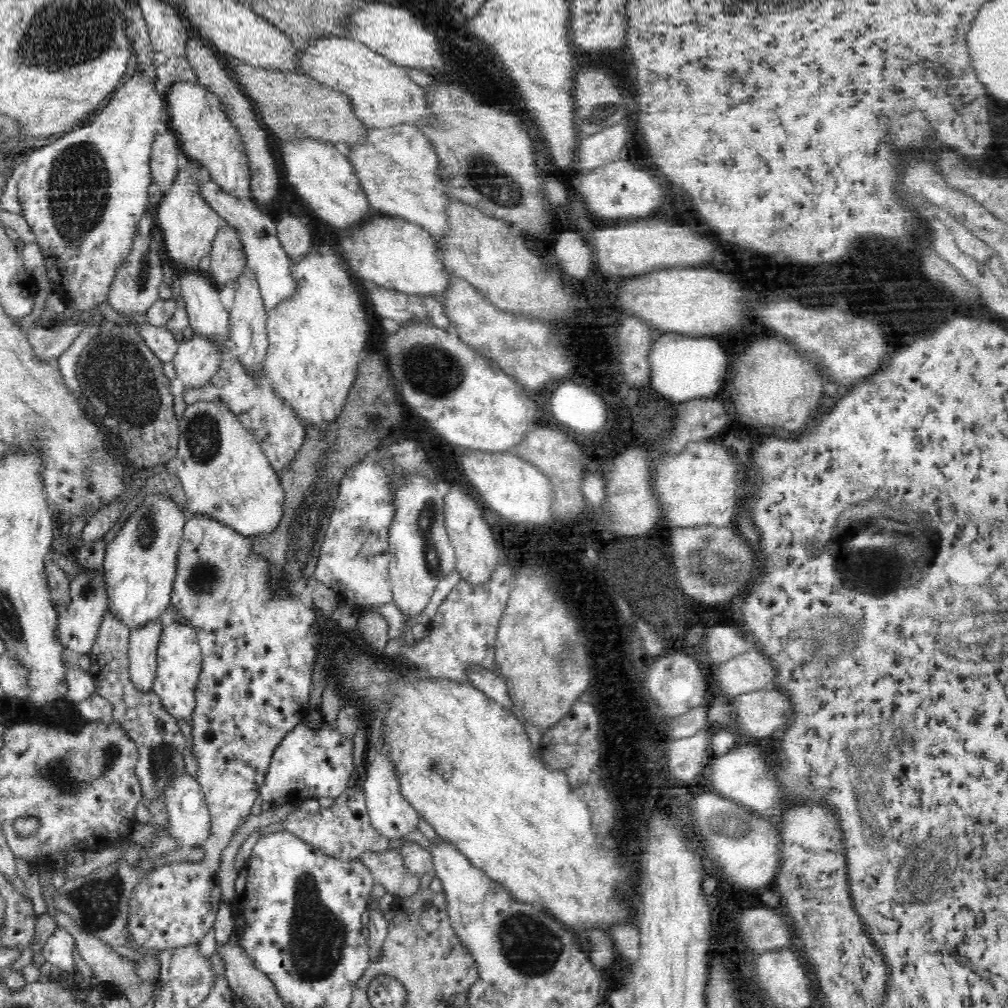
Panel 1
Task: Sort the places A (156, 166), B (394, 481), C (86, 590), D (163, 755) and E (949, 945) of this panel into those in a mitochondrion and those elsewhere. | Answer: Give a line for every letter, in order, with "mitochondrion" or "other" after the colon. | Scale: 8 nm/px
A: other
B: other
C: mitochondrion
D: mitochondrion
E: other

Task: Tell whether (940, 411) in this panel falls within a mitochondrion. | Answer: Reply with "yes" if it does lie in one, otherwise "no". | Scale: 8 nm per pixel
no

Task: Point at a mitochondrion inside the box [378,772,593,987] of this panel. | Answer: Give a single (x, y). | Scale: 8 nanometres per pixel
(531, 946)

